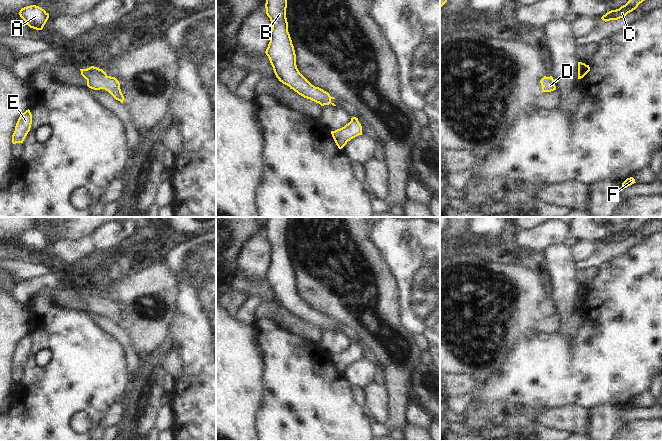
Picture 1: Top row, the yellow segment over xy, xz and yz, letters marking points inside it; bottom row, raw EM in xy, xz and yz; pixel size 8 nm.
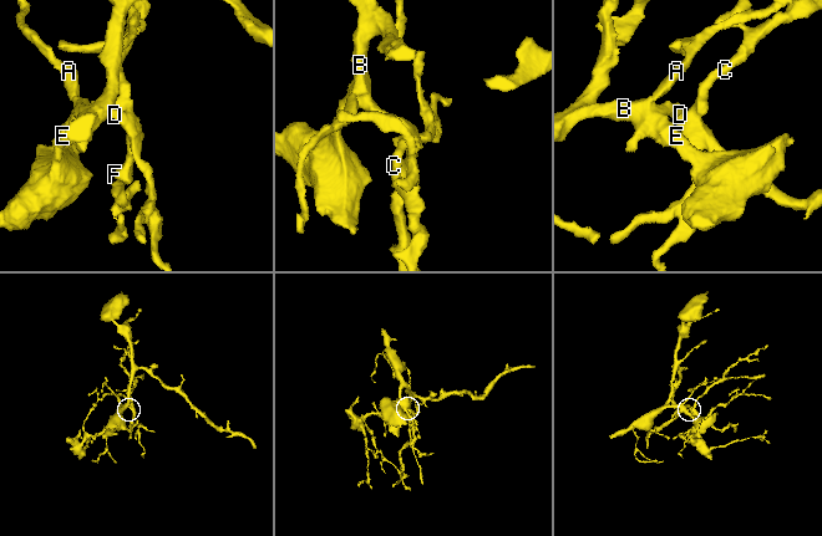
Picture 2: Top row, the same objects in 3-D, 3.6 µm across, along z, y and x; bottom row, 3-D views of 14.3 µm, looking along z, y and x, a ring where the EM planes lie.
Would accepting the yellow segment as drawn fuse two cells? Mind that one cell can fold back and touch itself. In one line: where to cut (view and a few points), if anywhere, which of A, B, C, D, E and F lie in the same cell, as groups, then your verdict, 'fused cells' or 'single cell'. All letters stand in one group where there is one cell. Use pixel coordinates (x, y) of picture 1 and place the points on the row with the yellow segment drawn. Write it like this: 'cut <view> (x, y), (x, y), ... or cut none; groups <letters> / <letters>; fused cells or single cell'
cut none; groups A B C D E F; single cell

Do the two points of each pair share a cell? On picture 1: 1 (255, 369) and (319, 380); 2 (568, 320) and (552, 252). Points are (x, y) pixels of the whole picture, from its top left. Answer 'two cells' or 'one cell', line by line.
1: two cells
2: one cell

